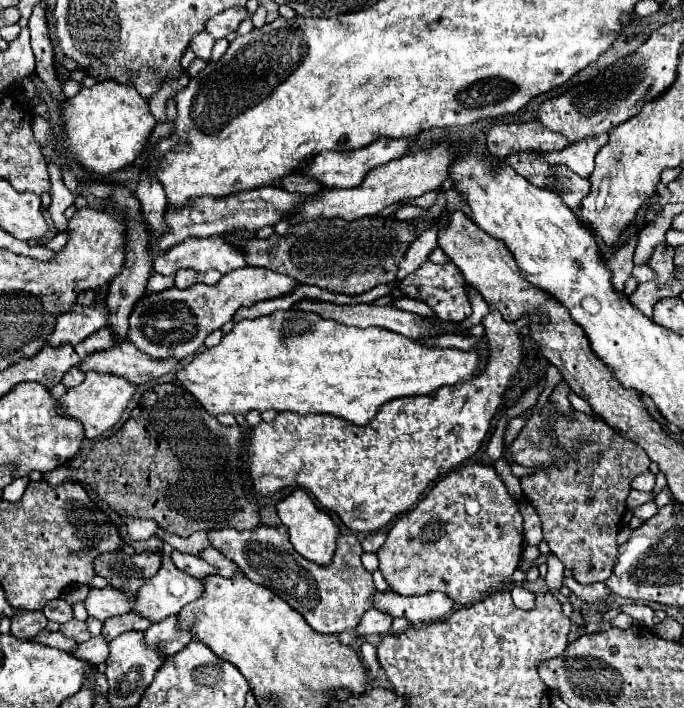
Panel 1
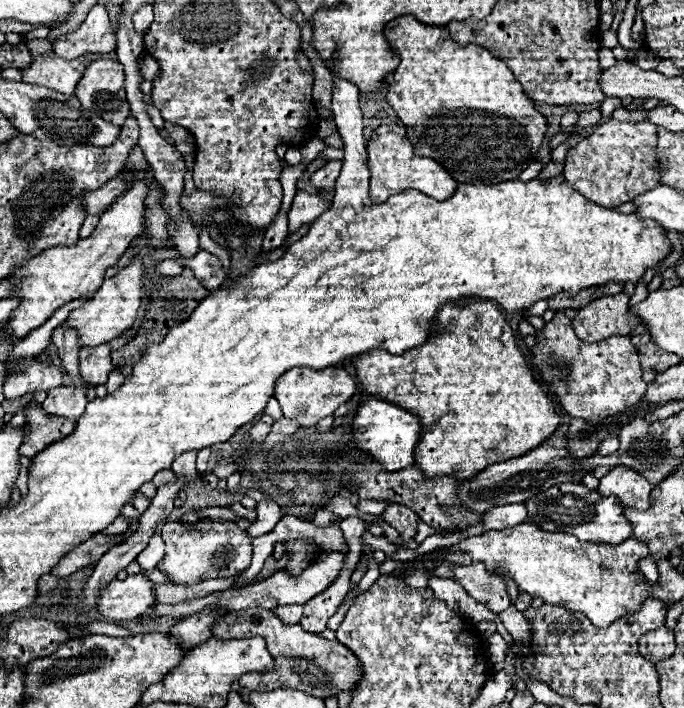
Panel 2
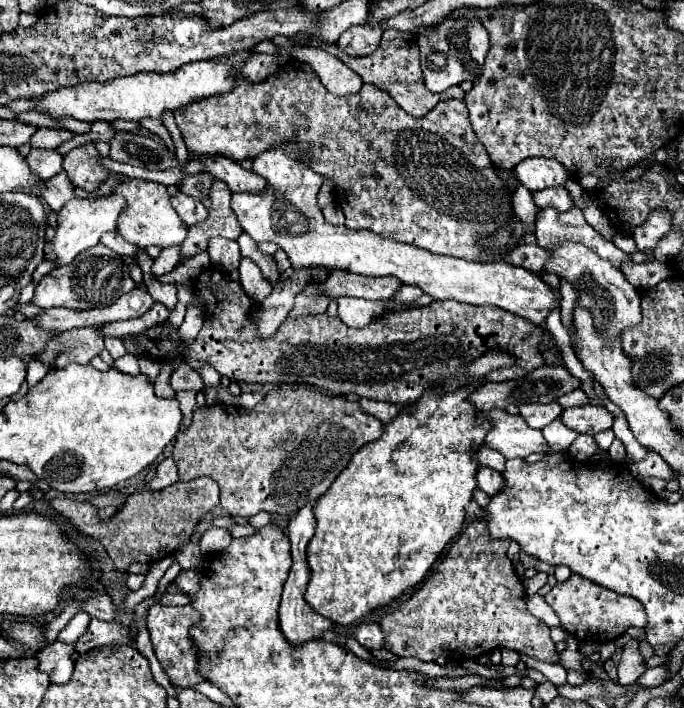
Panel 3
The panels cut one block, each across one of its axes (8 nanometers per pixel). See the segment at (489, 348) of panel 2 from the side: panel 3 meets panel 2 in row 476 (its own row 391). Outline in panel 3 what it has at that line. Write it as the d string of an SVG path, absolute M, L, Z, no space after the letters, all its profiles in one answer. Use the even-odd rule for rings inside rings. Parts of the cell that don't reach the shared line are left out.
M492 350L470 364L474 382L468 386L458 388L452 394L438 394L428 388L416 404L416 410L414 406L404 408L390 424L386 424L382 438L362 446L326 494L316 500L316 532L306 548L310 580L304 594L304 600L314 612L342 626L360 622L372 610L388 606L392 600L420 584L446 544L462 532L464 508L472 500L476 488L478 458L472 450L484 444L484 436L490 428L488 422L476 424L478 412L468 402L468 394L484 384L484 374L510 364L512 358L508 358L508 354Z

